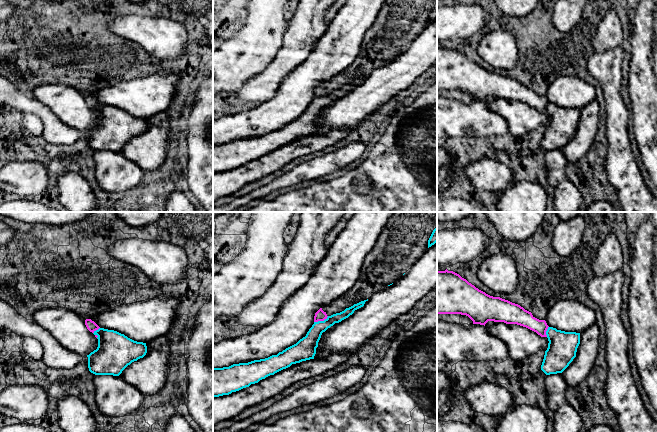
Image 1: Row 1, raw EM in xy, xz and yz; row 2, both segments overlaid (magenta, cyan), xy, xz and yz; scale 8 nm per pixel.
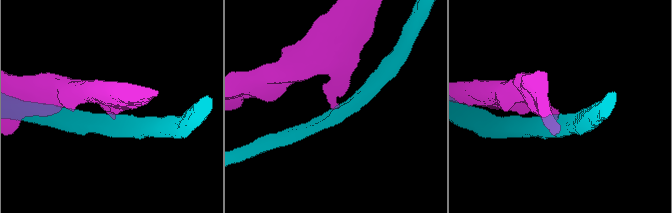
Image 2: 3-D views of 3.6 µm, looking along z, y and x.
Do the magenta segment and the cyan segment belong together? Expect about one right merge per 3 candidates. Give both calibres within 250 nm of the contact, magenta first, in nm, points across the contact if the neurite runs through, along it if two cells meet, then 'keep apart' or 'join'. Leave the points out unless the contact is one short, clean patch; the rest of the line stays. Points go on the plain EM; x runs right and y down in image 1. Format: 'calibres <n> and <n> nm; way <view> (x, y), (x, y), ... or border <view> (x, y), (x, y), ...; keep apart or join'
calibres 90 and 160 nm; border xz (328, 92), (323, 96), (314, 98); keep apart

